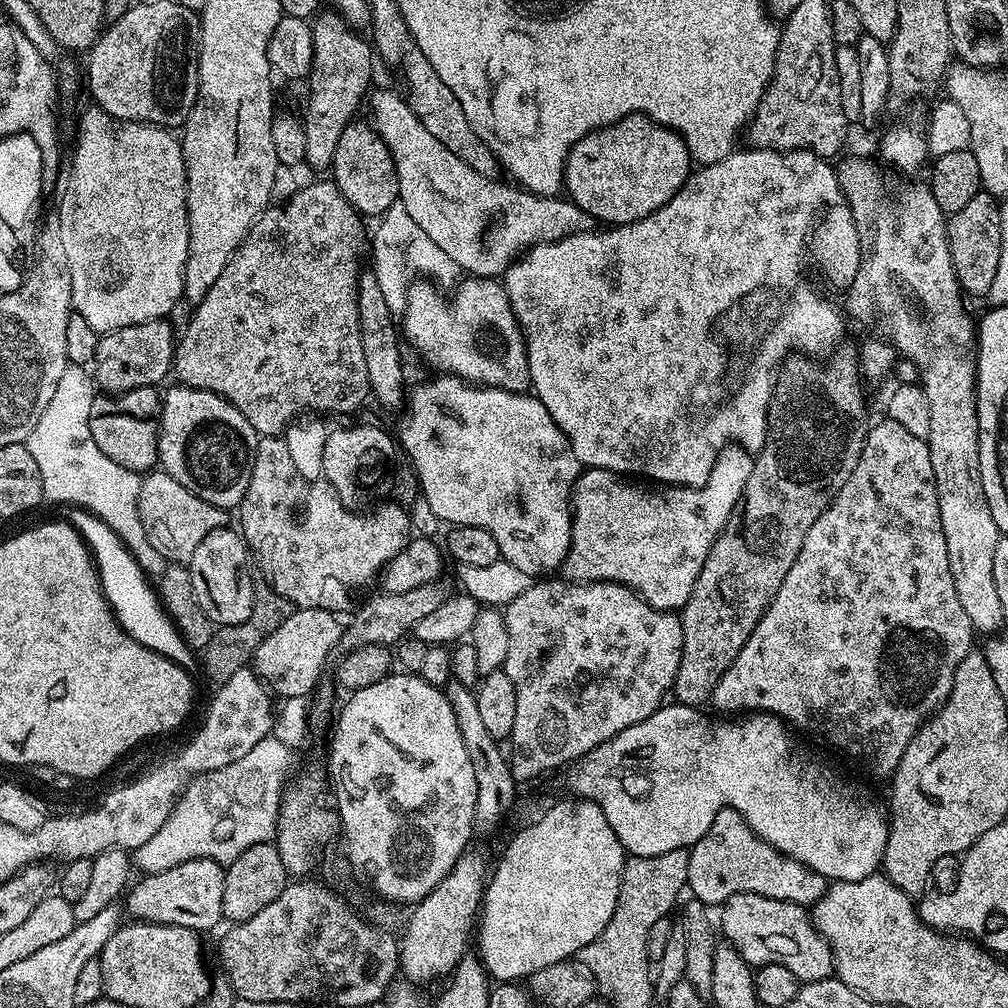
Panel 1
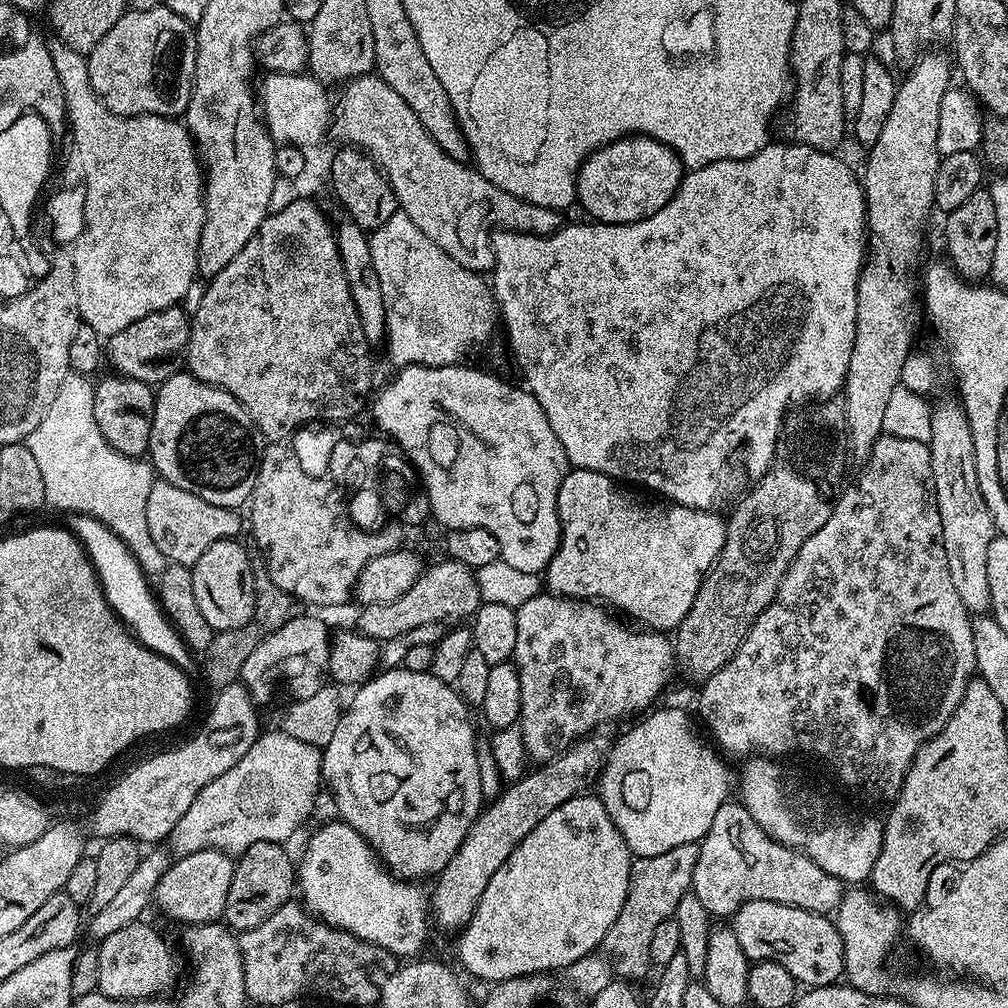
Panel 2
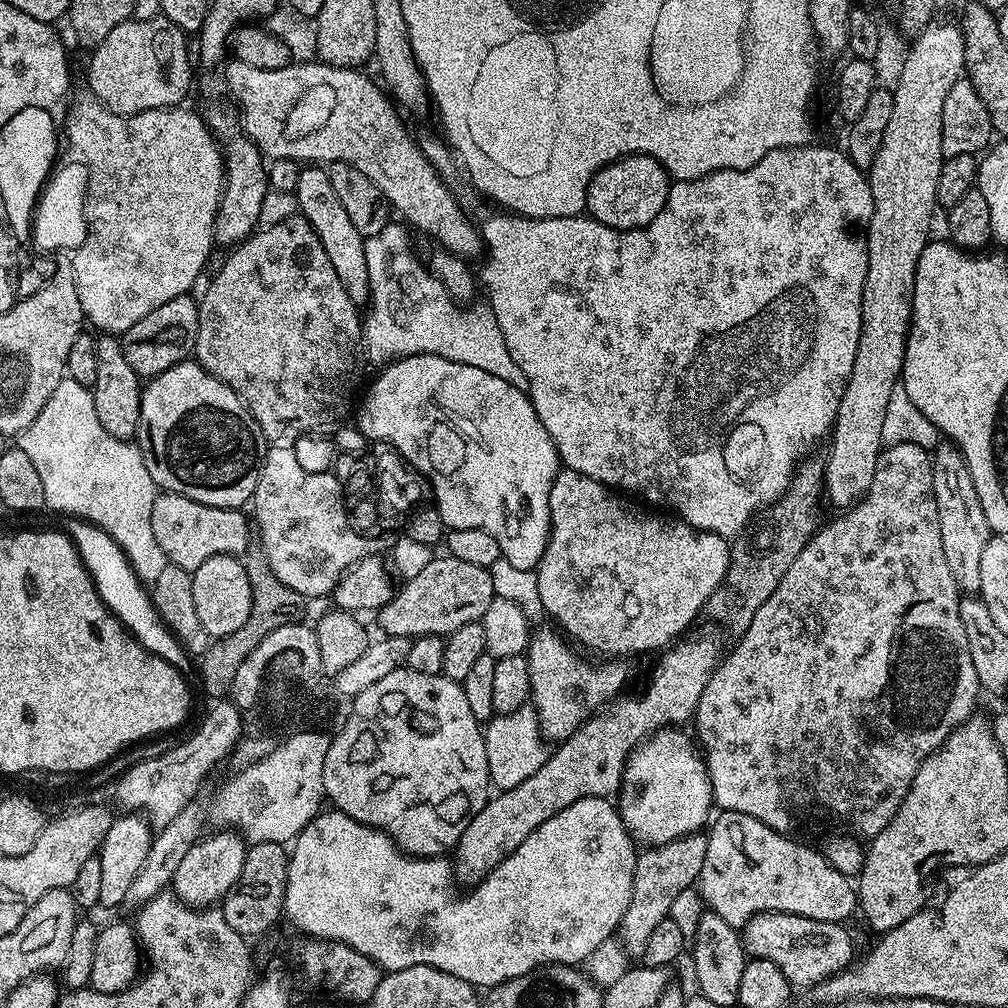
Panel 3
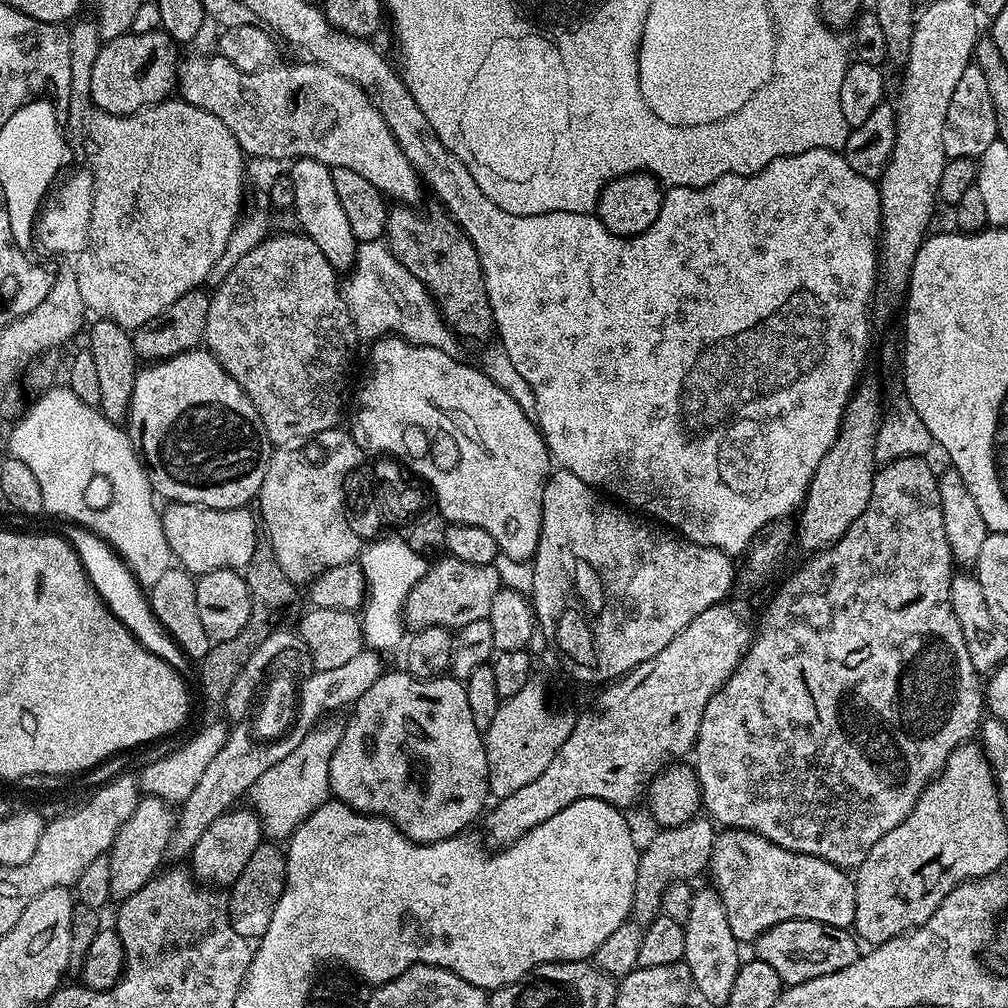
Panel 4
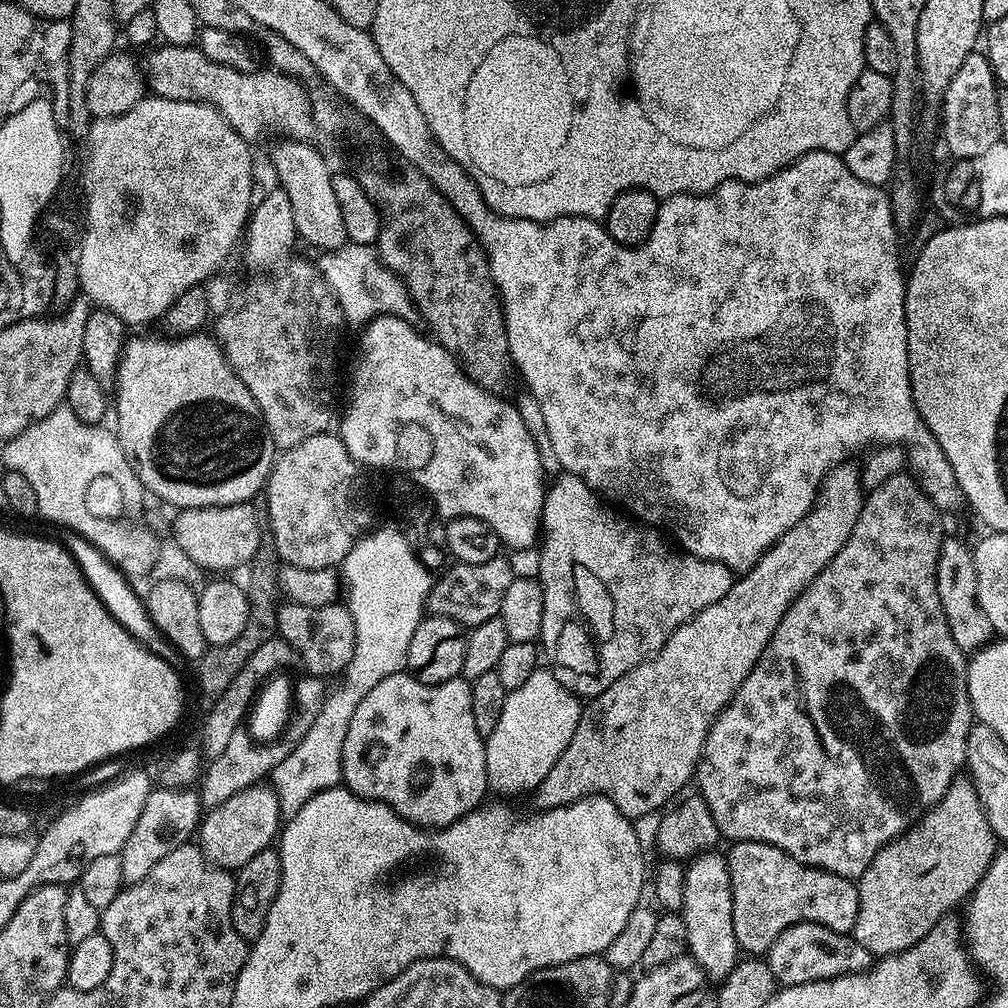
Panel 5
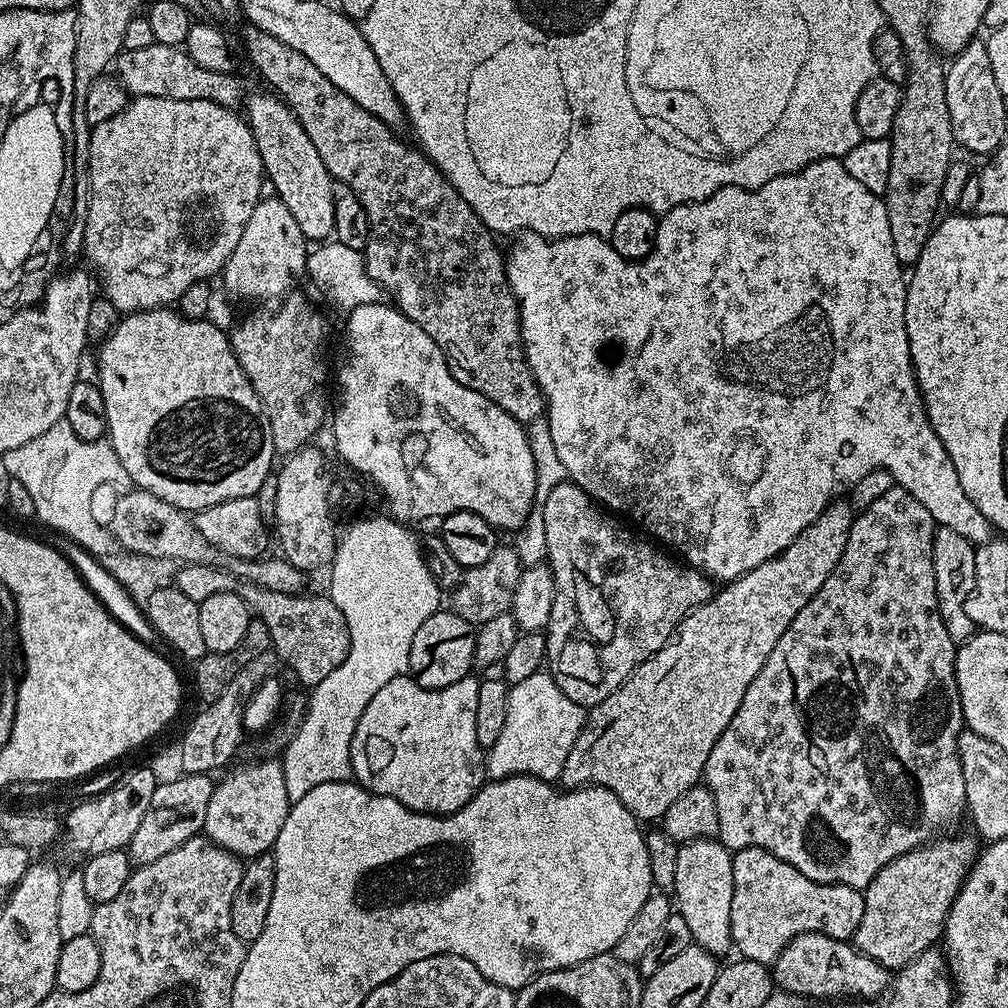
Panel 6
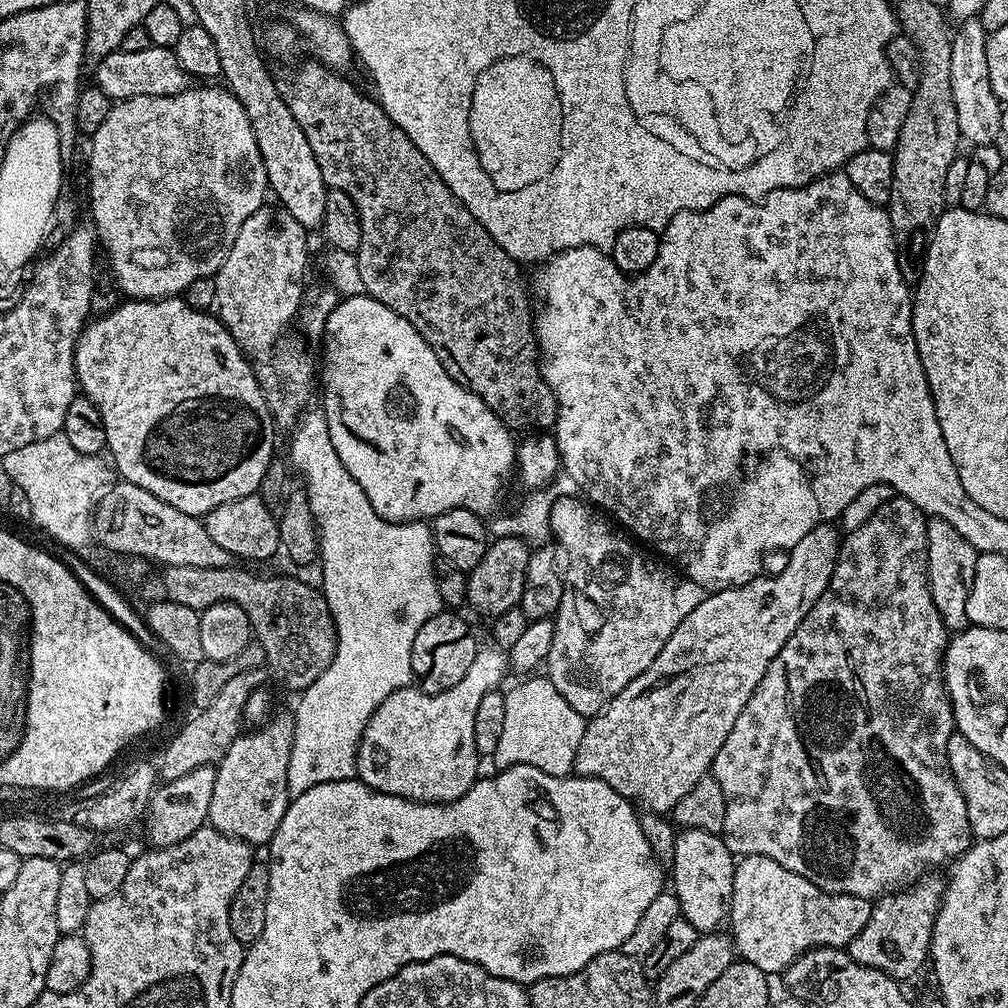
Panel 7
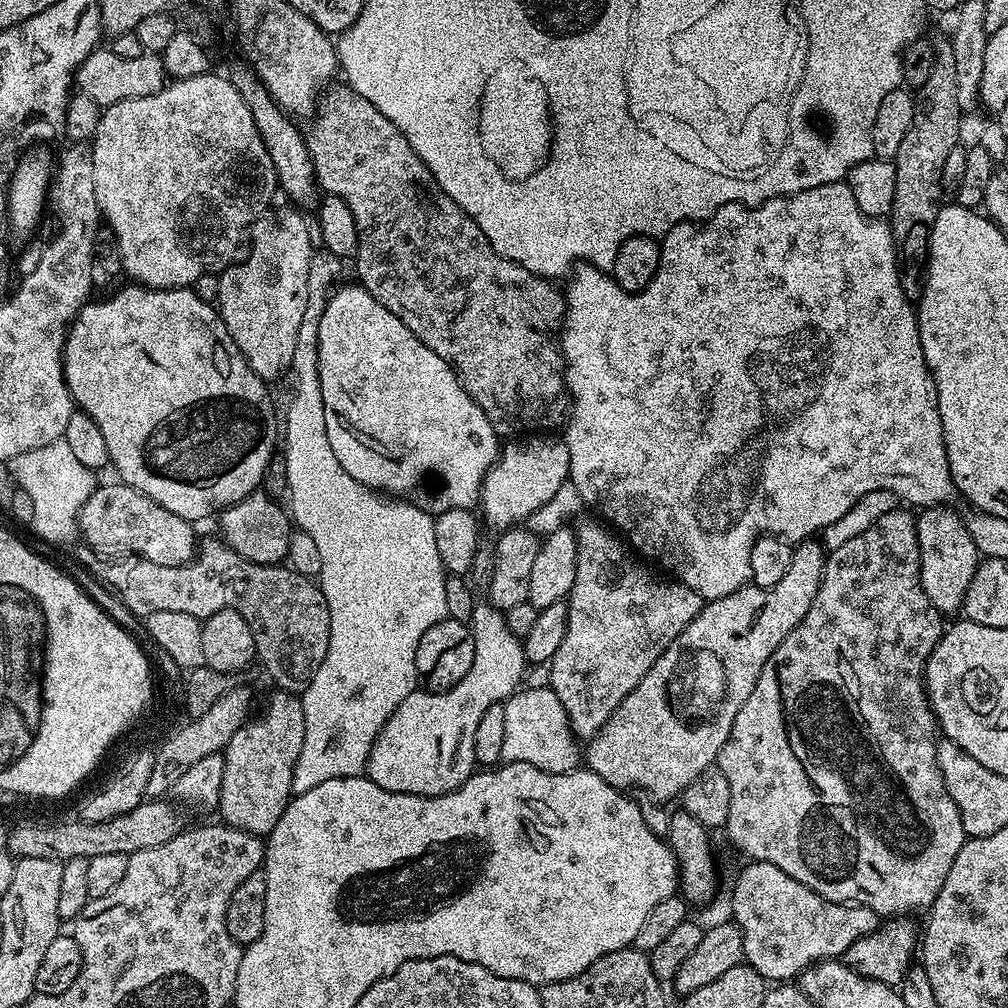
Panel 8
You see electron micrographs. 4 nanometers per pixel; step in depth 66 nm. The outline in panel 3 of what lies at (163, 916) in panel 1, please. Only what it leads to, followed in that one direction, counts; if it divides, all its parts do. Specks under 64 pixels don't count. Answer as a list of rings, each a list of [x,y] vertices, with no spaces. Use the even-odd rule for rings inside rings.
[[[216,830],[213,833],[213,836],[205,835],[194,846],[190,846],[170,885],[176,899],[191,908],[219,905],[224,895],[234,886],[234,882],[238,882],[238,874],[242,874],[246,851],[244,837],[235,830]]]

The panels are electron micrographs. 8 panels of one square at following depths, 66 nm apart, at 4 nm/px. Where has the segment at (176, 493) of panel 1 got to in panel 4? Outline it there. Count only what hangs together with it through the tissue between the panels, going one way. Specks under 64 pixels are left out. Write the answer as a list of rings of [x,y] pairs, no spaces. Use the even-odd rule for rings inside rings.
[[[175,502],[167,507],[160,512],[162,534],[166,536],[175,563],[185,572],[199,578],[210,570],[243,570],[248,565],[258,539],[258,520],[251,507],[204,508],[201,504]]]

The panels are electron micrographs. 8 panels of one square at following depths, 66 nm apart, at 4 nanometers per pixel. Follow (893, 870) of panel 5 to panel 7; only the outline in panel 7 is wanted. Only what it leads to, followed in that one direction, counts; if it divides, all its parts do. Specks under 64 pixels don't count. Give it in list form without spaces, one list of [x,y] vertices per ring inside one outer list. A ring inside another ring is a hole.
[[[925,874],[911,884],[879,897],[870,910],[870,922],[866,922],[866,926],[862,926],[862,930],[847,946],[846,950],[850,954],[850,958],[854,958],[854,962],[858,962],[862,966],[882,970],[882,974],[886,974],[890,978],[907,982],[923,964],[925,967],[926,961],[929,959],[932,927],[940,909],[940,900],[944,897],[945,887],[945,881],[939,880],[936,874]]]

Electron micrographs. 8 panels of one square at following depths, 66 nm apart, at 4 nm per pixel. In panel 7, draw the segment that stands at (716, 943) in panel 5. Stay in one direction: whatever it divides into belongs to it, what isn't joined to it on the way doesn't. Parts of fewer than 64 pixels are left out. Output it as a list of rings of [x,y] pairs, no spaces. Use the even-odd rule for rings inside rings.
[[[685,828],[677,831],[674,842],[674,858],[670,865],[670,888],[680,903],[683,920],[690,922],[697,933],[712,934],[725,927],[728,905],[732,903],[736,860],[724,845],[723,835],[715,836],[706,830]]]

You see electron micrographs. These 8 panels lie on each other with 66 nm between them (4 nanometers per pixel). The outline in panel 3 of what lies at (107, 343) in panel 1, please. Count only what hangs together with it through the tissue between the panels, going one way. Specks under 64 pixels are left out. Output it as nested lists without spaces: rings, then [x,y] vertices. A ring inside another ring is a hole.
[[[192,294],[170,298],[170,302],[158,306],[158,310],[150,310],[146,318],[134,322],[134,326],[130,326],[130,330],[119,337],[126,354],[126,362],[134,366],[141,378],[151,378],[170,370],[170,366],[189,359],[196,351],[199,313],[200,305],[197,297]]]

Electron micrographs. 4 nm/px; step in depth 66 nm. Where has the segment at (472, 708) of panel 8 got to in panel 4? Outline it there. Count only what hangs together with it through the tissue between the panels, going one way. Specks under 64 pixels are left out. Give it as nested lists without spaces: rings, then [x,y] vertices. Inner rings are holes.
[[[407,670],[399,671],[385,671],[384,675],[378,678],[378,682],[374,682],[374,686],[370,686],[370,690],[366,690],[366,694],[362,694],[362,698],[351,709],[352,717],[349,718],[348,725],[346,723],[343,725],[340,741],[330,758],[331,795],[346,806],[353,808],[355,812],[364,812],[367,816],[384,817],[415,844],[433,844],[465,831],[472,826],[468,824],[475,822],[476,815],[478,815],[478,820],[481,813],[485,811],[484,799],[489,799],[490,796],[486,750],[484,749],[485,737],[478,730],[478,726],[474,726],[474,718],[470,714],[470,705],[466,699],[466,690],[461,681],[452,679],[448,674],[435,676],[432,680],[420,680],[418,677],[410,675]]]

